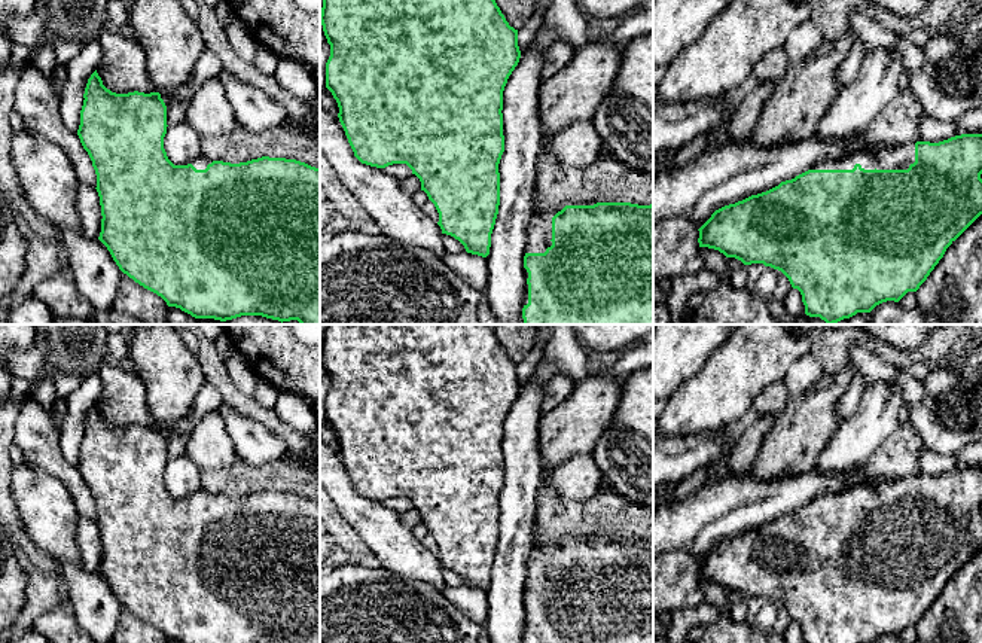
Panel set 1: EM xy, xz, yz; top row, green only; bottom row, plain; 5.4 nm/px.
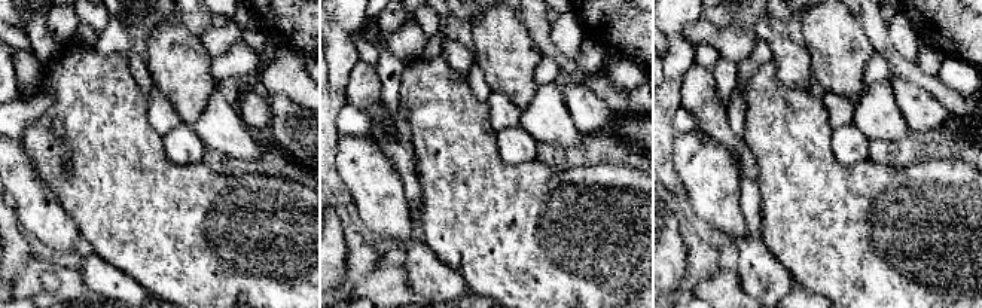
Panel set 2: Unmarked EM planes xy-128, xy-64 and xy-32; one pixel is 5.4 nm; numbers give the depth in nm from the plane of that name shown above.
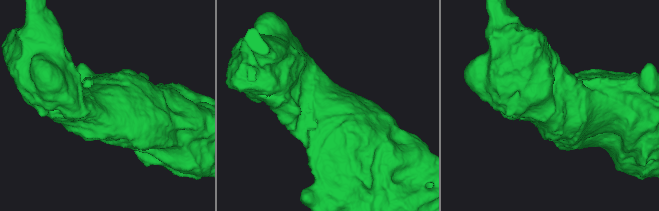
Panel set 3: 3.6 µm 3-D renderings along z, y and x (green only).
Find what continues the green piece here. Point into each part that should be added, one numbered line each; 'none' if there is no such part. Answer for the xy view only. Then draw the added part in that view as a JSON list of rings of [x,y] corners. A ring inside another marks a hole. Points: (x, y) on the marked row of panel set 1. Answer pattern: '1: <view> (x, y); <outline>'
1: xy (201, 162); [[[199,156],[195,161],[192,161],[190,164],[196,168],[196,170],[205,170],[208,164],[211,164],[213,161]]]

